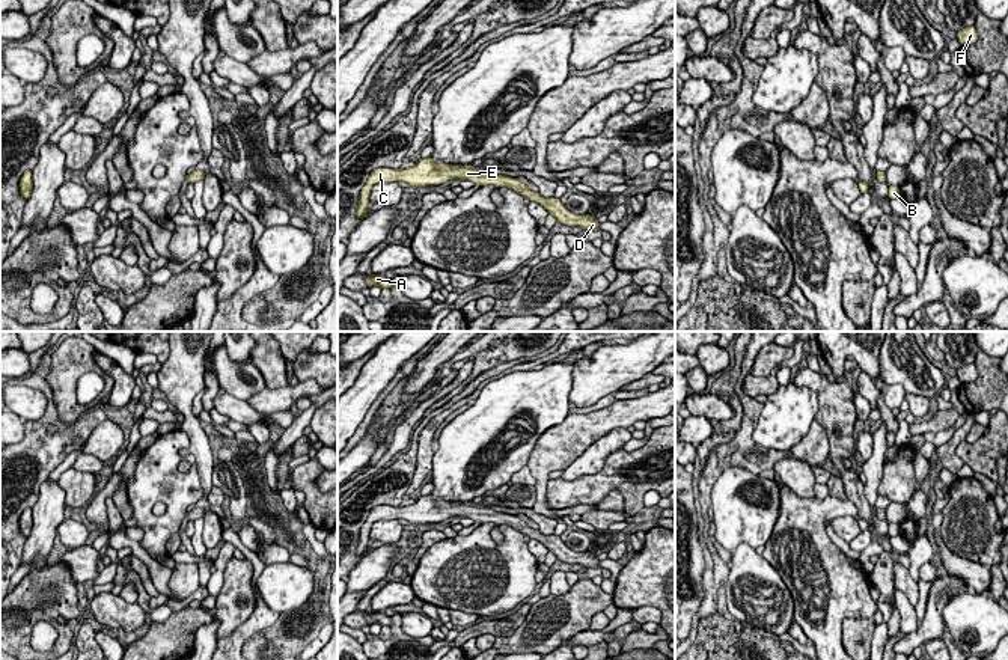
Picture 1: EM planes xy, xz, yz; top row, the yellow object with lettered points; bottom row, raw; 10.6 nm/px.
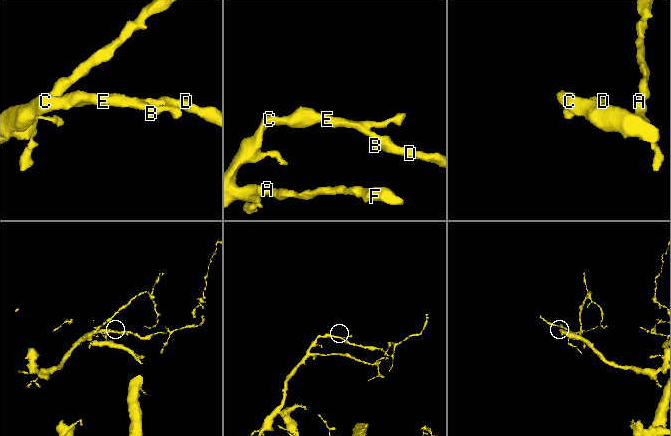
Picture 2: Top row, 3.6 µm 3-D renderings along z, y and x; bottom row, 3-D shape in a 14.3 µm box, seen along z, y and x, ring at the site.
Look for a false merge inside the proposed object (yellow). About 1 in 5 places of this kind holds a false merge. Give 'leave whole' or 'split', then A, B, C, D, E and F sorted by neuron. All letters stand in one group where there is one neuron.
leave whole | A B C D E F

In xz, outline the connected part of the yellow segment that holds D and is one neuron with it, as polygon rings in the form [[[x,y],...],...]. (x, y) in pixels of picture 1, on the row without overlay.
[[[431,494],[420,496],[413,505],[402,508],[393,508],[389,505],[374,506],[360,529],[357,555],[363,556],[368,553],[371,527],[378,520],[396,518],[407,520],[411,524],[425,524],[440,523],[451,517],[469,517],[473,521],[479,523],[509,524],[514,529],[527,535],[529,538],[542,542],[548,548],[548,552],[556,556],[557,561],[567,564],[580,564],[583,568],[600,568],[600,561],[597,559],[597,555],[592,555],[589,552],[573,552],[559,536],[542,535],[539,530],[532,529],[518,515],[496,512],[491,508],[478,508],[472,503],[452,503],[443,499],[434,500]]]

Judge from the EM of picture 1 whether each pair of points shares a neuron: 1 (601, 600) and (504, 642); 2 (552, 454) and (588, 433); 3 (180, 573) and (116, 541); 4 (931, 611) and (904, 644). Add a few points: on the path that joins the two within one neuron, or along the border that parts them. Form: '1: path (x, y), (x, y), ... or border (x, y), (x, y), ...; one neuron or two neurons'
1: path (577, 606), (540, 633), (528, 638); one neuron
2: path (561, 445), (579, 433); one neuron
3: border (171, 570), (168, 588), (174, 598); two neurons
4: path (931, 620), (913, 639); one neuron

